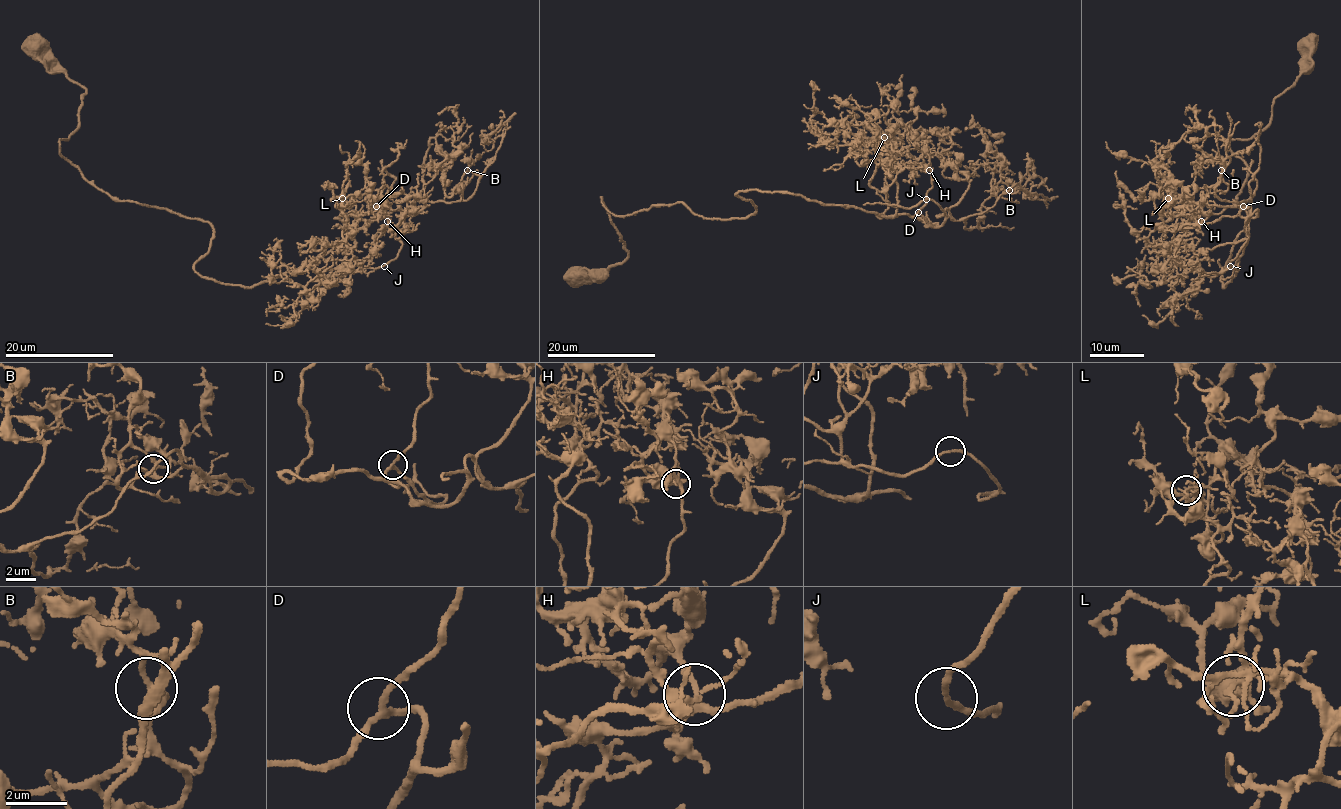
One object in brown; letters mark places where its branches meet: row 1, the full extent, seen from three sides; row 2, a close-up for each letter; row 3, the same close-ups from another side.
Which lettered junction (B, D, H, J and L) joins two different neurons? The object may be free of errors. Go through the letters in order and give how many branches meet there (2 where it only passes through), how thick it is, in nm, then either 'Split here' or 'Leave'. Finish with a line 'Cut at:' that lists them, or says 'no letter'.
B: Branches: 3. Thickness 170 nm. Leave
D: Branches: 3. Thickness 190 nm. Leave
H: Branches: 3. Thickness 190 nm. Leave
J: Branches: 2. Thickness 160 nm. Leave
L: Branches: 3. Thickness 170 nm. Leave
Cut at: no letter

